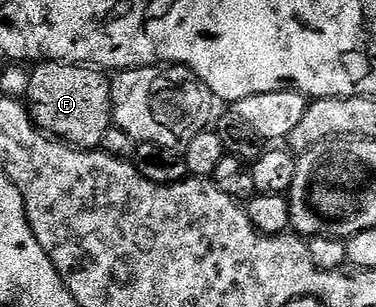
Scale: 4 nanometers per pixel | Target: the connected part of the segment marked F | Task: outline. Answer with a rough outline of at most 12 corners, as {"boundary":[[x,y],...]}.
{"boundary":[[42,61],[26,81],[37,127],[99,150],[114,125],[111,80]]}

